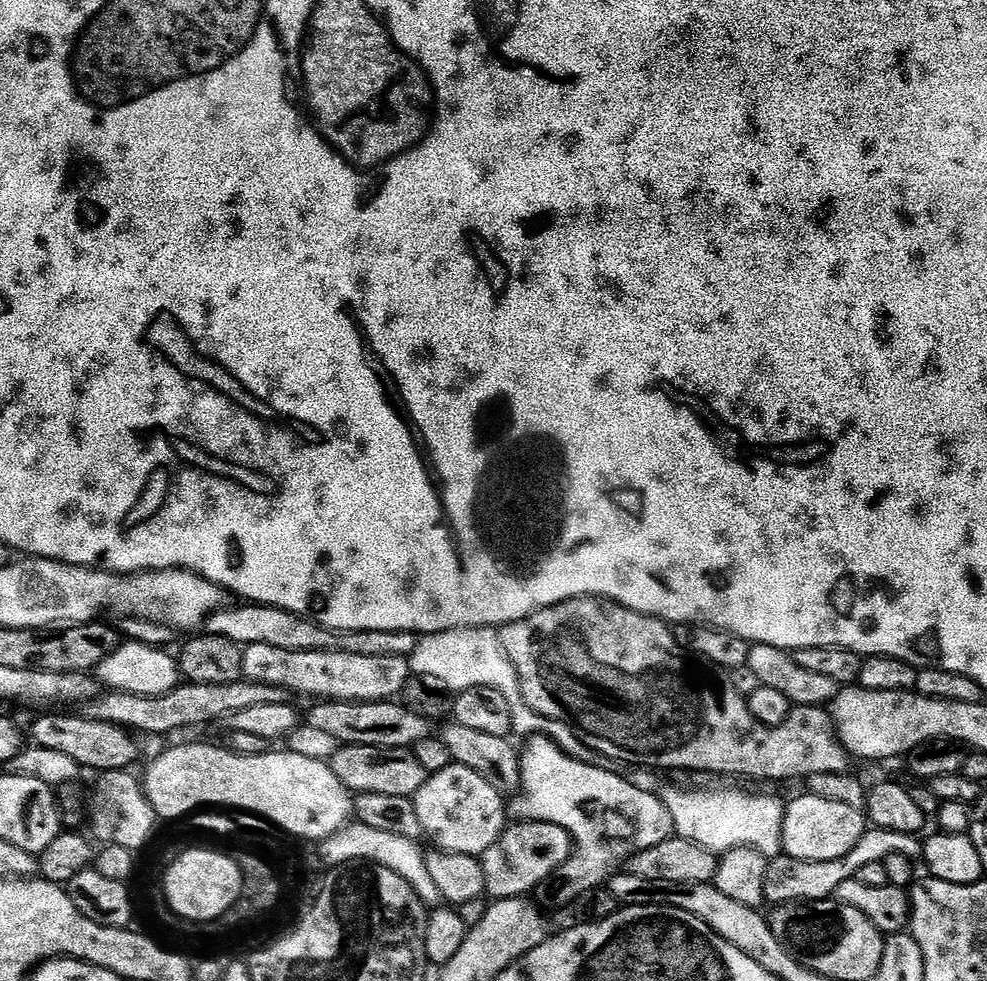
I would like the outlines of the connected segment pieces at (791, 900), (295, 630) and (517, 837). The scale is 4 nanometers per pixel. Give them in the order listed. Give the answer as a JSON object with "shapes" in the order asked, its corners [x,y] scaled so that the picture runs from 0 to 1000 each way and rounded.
{"shapes":[[[[883,844],[876,847],[875,853],[853,875],[845,875],[841,879],[817,879],[796,872],[781,874],[776,883],[776,907],[774,916],[779,923],[793,924],[796,922],[810,922],[812,919],[826,919],[846,914],[849,903],[853,899],[867,894],[873,883],[882,881],[896,881],[903,873],[917,873],[924,877],[933,872],[934,860],[927,851],[919,852],[913,848],[903,848],[893,844]]],[[[240,615],[240,620],[227,620],[215,624],[210,629],[210,647],[233,650],[233,654],[244,659],[268,656],[282,659],[282,663],[295,665],[341,665],[342,667],[371,667],[372,669],[412,669],[421,662],[422,645],[392,644],[391,642],[371,642],[370,644],[340,644],[327,640],[319,632],[300,628],[278,618]]],[[[537,835],[530,839],[516,839],[505,858],[489,871],[490,908],[499,918],[534,914],[546,901],[554,902],[582,871],[580,852],[569,842]]]]}

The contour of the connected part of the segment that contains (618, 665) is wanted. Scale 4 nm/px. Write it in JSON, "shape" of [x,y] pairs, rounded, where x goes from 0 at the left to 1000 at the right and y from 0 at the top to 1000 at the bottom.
{"shape":[[[587,608],[581,612],[565,614],[561,618],[545,622],[525,634],[510,637],[506,645],[509,659],[527,692],[527,706],[533,720],[537,720],[537,724],[541,724],[546,730],[574,740],[588,751],[588,757],[593,764],[600,766],[601,762],[602,766],[609,767],[620,775],[629,771],[634,778],[644,779],[640,781],[656,781],[661,785],[694,783],[697,787],[726,787],[729,791],[755,791],[758,795],[811,795],[815,797],[820,791],[827,789],[856,790],[860,786],[861,772],[849,752],[842,725],[834,721],[806,720],[796,732],[796,736],[792,736],[787,742],[778,742],[768,737],[758,724],[757,713],[750,709],[748,703],[744,703],[744,699],[740,699],[737,688],[730,687],[716,676],[706,675],[700,668],[695,667],[694,662],[685,653],[684,643],[673,633],[662,628],[646,626],[628,616],[621,616],[619,612],[609,612],[602,608]]]}

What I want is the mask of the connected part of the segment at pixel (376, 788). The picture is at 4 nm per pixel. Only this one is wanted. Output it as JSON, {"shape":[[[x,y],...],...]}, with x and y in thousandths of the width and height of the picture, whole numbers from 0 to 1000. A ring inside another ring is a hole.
{"shape":[[[350,758],[341,761],[335,776],[342,797],[352,801],[358,809],[389,809],[420,812],[421,806],[434,795],[435,788],[428,785],[417,762],[380,762],[366,758]]]}

